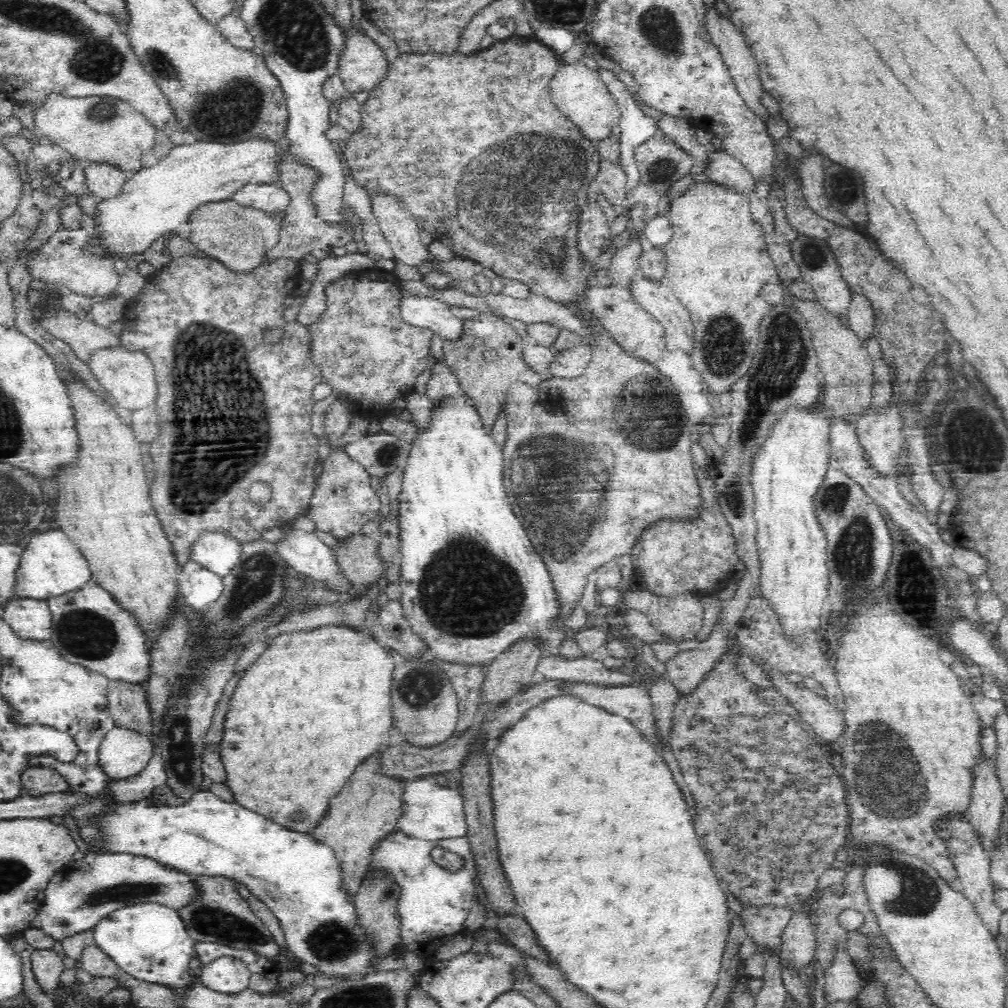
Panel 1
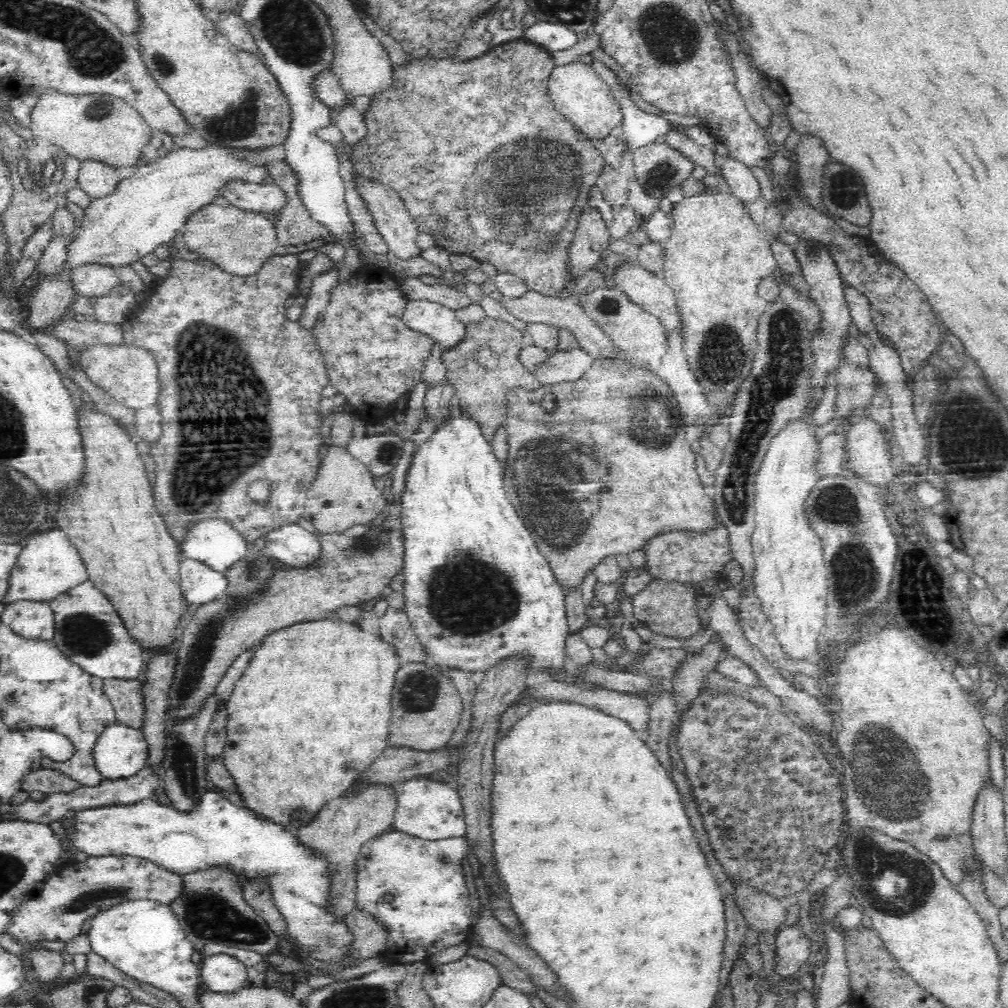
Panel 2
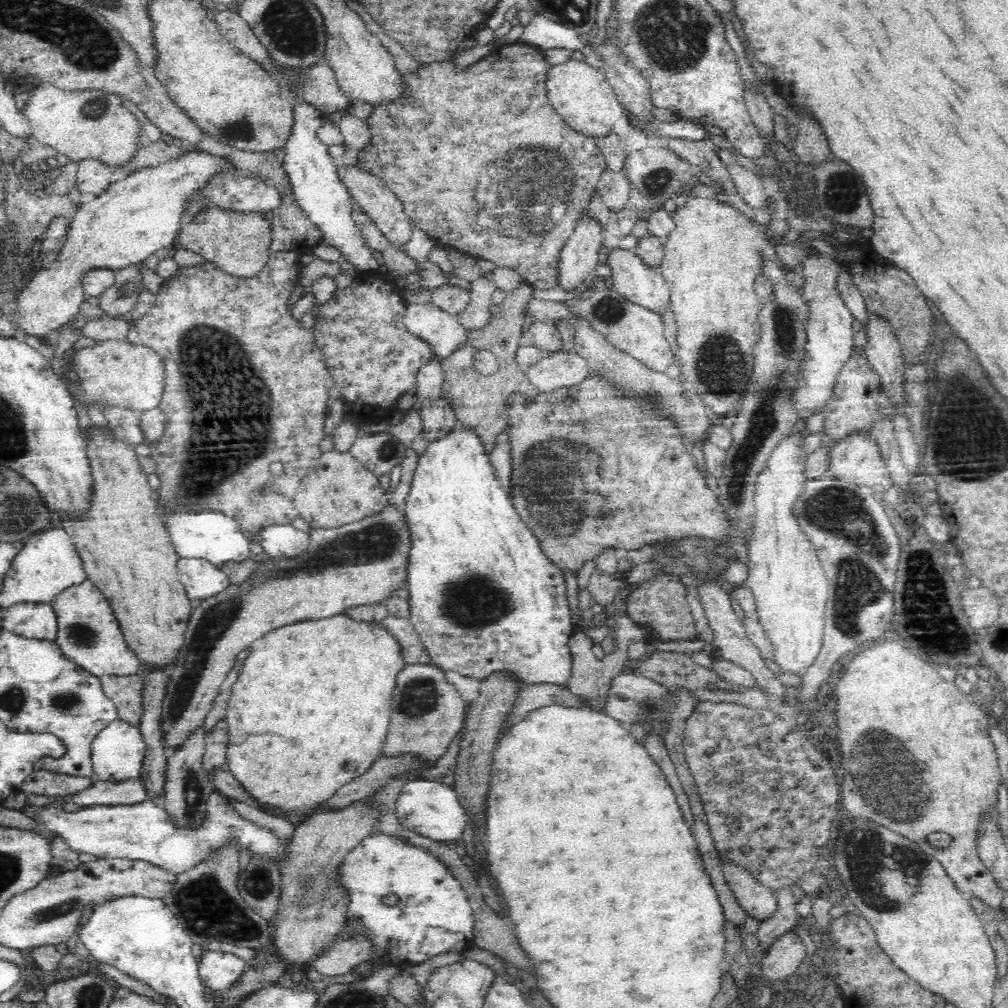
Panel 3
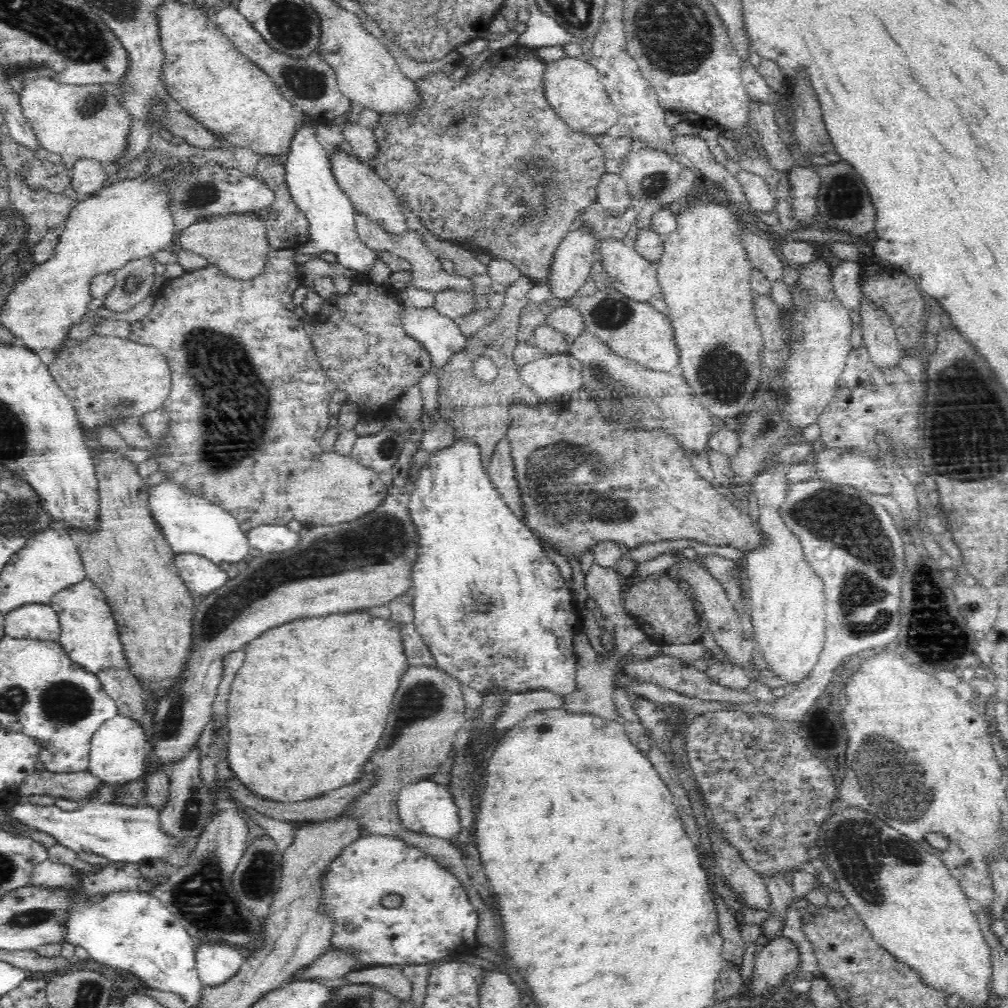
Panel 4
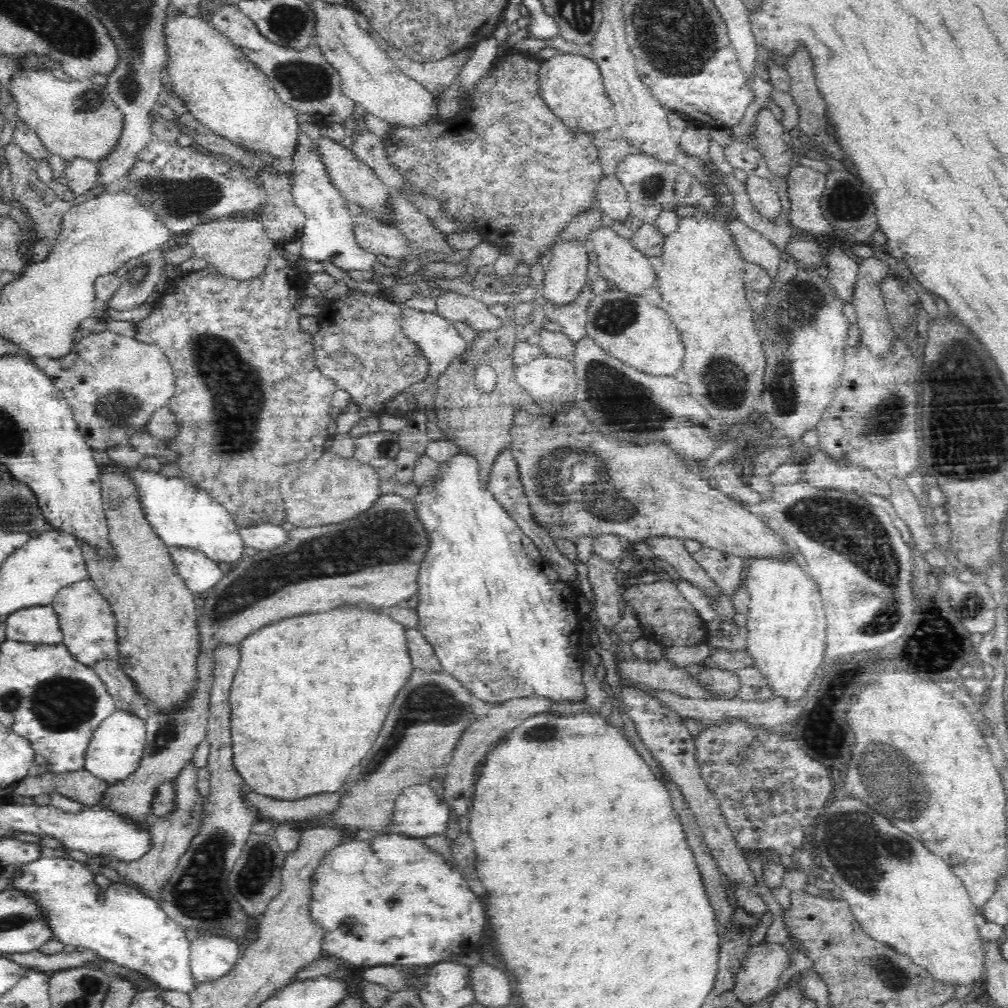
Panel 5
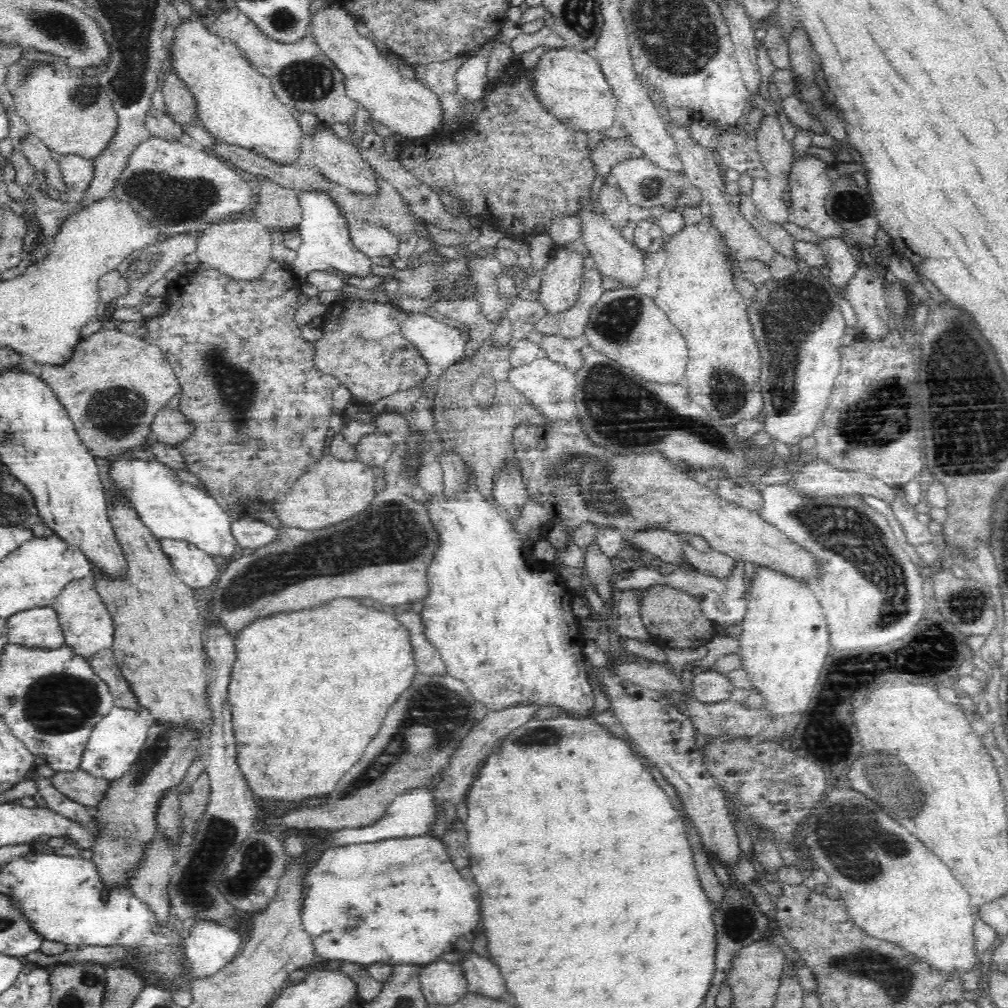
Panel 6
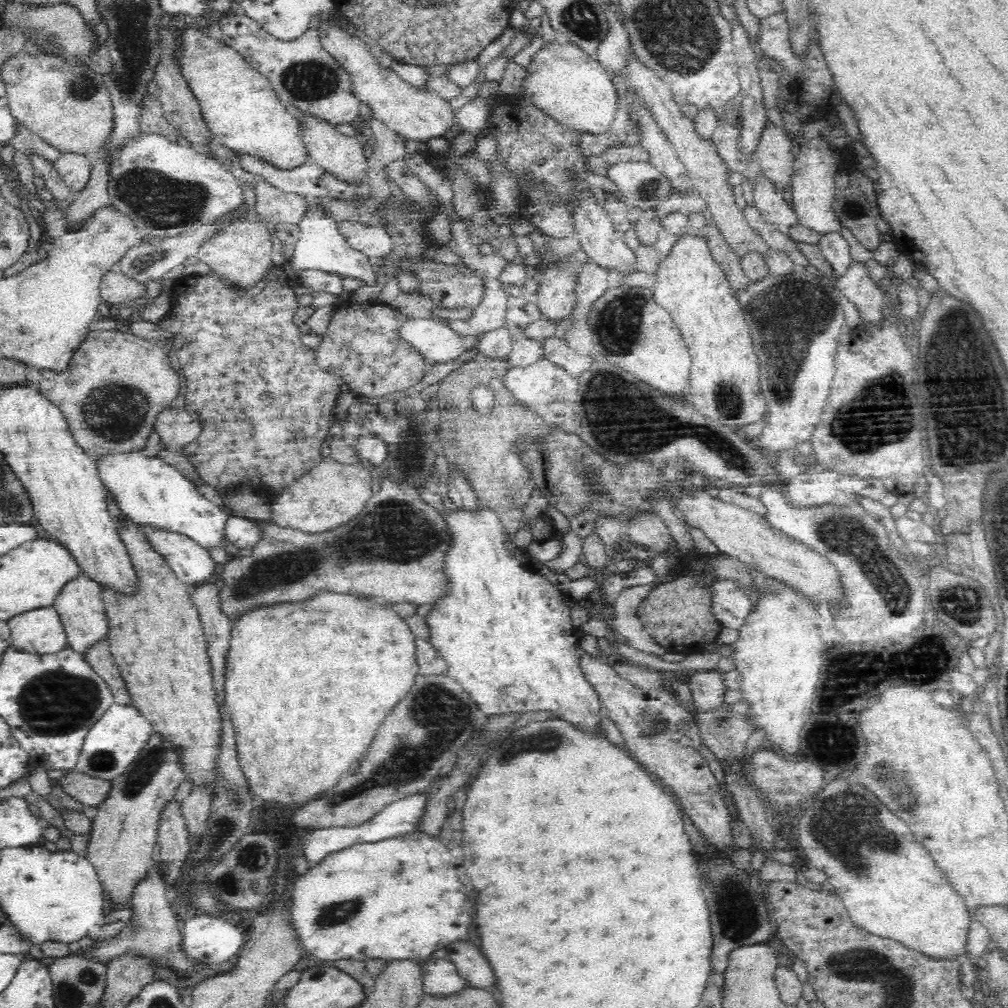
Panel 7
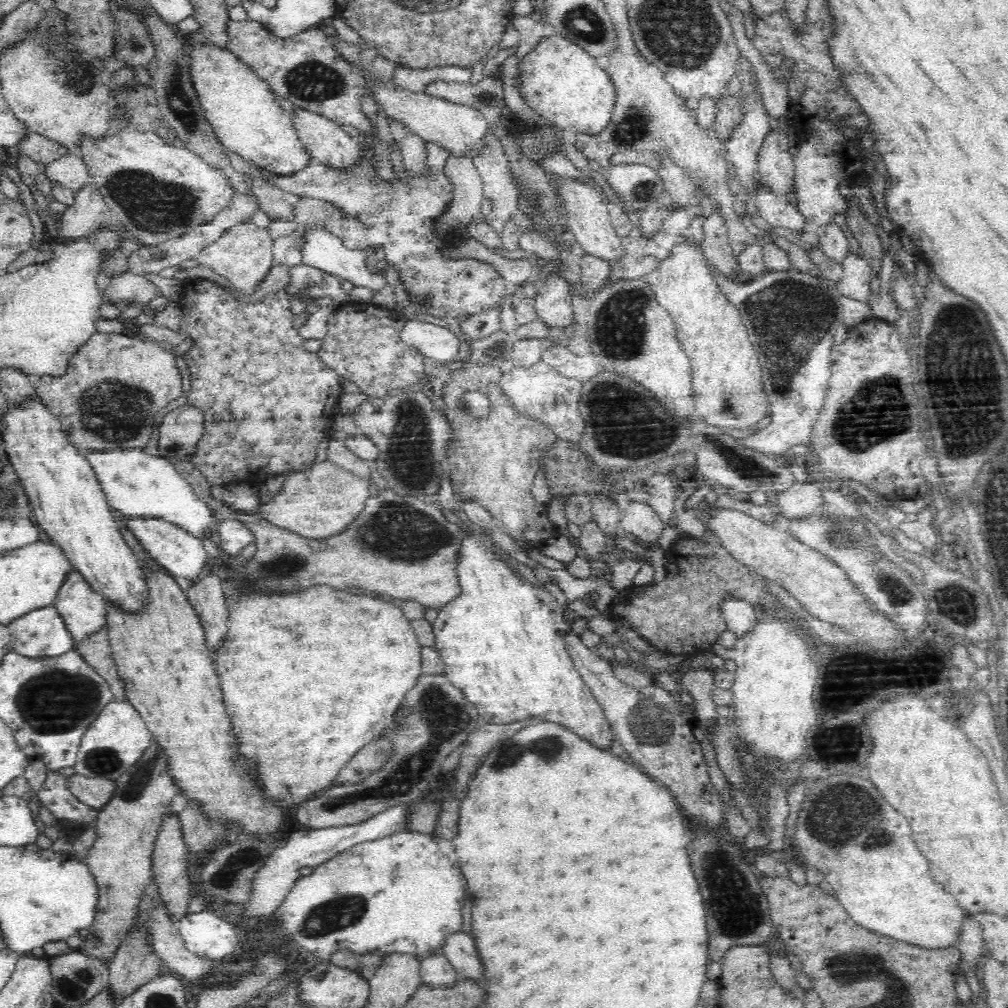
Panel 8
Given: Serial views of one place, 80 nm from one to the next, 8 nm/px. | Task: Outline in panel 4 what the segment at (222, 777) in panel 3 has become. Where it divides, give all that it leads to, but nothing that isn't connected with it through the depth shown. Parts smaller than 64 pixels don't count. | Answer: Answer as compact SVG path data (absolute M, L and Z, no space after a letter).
M371 775L361 776L356 779L355 782L352 782L352 784L342 786L338 788L338 790L330 790L328 796L320 796L320 798L306 800L306 802L288 802L288 804L260 798L260 796L256 796L254 792L244 790L244 786L238 780L230 780L230 782L226 782L226 785L233 790L234 798L240 803L240 805L254 809L256 812L259 812L264 816L288 822L291 820L296 820L296 822L302 822L302 820L322 822L342 815L346 806L348 806L350 802L354 802L354 799L358 798L360 794L364 794L364 792L368 790L367 788L371 785L372 781L373 778L371 778Z

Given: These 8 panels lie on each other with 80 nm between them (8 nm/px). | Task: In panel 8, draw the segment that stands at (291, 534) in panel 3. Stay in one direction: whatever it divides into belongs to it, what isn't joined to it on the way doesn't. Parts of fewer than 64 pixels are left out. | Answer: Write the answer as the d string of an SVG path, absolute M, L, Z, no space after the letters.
M224 520L217 526L215 540L224 556L238 556L248 544L255 542L255 536L239 520Z

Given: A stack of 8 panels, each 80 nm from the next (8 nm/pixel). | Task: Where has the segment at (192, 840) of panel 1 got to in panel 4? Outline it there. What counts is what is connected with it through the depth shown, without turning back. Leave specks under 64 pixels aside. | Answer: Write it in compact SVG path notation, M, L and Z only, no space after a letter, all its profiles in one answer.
M100 799L81 803L79 809L64 812L58 806L34 806L34 804L16 804L7 809L5 818L21 824L30 830L37 830L56 838L58 842L74 852L89 852L104 856L118 863L138 863L160 857L175 868L184 866L191 850L182 850L175 846L175 840L169 840L159 830L160 812L149 805L124 807L113 803L104 803Z

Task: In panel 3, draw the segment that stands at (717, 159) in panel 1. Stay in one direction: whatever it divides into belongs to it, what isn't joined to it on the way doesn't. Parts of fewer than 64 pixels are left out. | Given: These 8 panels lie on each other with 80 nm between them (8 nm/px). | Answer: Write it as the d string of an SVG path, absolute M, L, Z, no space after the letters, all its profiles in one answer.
M736 163L728 165L728 170L732 180L736 183L736 187L738 187L738 192L740 192L741 197L748 206L753 209L767 209L773 203L772 198L764 192L762 178L758 174L753 174Z

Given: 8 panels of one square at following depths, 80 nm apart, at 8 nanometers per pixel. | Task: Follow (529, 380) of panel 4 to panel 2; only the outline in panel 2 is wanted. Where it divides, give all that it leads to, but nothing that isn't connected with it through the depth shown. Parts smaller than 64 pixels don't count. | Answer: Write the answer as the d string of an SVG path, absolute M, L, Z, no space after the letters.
M581 348L557 349L553 353L550 352L550 356L531 371L531 374L541 386L552 386L582 378L592 364L592 358Z

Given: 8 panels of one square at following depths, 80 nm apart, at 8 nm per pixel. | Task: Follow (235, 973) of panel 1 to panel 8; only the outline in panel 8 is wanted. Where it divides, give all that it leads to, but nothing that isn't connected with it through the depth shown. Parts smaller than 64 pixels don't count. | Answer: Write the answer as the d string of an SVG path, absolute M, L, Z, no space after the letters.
M206 909L187 914L178 927L188 950L200 957L222 960L235 953L236 947L242 944L230 923Z

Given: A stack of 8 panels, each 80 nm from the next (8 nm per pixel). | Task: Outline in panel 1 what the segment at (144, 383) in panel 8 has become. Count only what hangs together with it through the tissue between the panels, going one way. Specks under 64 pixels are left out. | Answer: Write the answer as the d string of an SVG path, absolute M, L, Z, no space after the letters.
M102 347L94 350L87 358L90 372L98 379L102 389L110 394L116 403L124 410L137 411L150 407L156 402L158 394L158 383L154 363L150 357L139 350L126 350L124 347Z

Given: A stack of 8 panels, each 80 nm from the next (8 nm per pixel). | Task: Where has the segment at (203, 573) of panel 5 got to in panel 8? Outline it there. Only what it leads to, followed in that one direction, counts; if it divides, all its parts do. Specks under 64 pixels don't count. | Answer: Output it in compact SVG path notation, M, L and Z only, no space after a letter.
M122 513L122 516L124 516L126 528L130 530L130 534L134 536L134 539L142 546L143 550L172 576L194 580L206 566L209 556L204 550L203 540L198 539L196 535L184 529L184 527L180 527L166 519L150 517L150 515L126 515Z

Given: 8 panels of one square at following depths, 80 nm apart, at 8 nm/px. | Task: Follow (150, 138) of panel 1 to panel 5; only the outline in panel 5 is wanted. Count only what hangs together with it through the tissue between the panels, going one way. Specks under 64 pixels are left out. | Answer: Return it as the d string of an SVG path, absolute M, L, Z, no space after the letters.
M20 65L11 77L10 90L17 104L18 116L39 136L52 154L58 154L66 162L74 157L80 157L98 163L117 145L118 137L122 132L123 116L102 85L92 82L90 78L61 80L54 77L52 70L23 68Z

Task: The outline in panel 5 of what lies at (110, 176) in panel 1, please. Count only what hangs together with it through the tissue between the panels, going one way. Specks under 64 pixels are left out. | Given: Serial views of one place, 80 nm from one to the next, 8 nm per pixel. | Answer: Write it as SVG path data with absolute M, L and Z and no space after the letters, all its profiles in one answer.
M74 157L66 162L64 170L64 182L70 188L75 198L80 198L88 190L92 190L98 178L99 163L87 158Z

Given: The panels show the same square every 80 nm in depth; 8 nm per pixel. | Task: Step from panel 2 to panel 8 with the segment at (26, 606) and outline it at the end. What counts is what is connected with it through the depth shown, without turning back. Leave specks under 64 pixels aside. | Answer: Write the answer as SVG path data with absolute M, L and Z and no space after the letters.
M53 604L14 619L7 630L12 651L28 658L40 660L75 650L74 637Z

